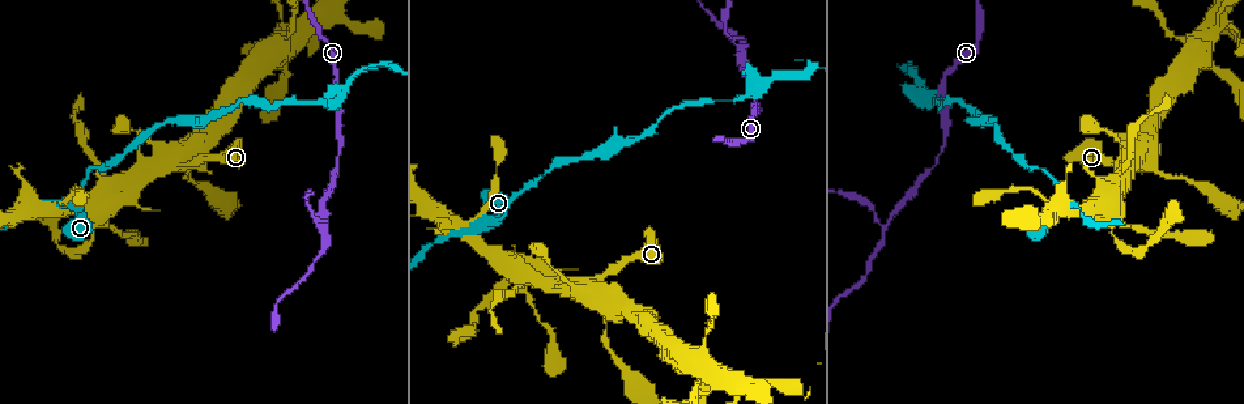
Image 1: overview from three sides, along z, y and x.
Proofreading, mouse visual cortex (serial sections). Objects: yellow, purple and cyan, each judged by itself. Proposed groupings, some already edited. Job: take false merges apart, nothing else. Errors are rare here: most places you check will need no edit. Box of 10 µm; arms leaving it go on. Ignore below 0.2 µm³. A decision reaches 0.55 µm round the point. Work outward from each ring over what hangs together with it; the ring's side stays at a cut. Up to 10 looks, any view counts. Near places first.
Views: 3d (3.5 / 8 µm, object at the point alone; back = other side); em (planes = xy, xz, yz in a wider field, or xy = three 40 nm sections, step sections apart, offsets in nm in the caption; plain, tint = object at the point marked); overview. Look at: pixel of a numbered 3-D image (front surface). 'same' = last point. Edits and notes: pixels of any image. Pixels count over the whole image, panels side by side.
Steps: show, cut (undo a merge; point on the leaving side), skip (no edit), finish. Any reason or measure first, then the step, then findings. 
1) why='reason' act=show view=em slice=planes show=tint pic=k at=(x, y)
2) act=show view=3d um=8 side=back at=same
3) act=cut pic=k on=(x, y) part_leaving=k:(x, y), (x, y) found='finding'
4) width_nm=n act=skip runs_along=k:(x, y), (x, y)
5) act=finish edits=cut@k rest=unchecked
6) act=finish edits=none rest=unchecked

why='side arm on a straight run' act=show view=3d um=3.5 pic=1 at=(743, 54)

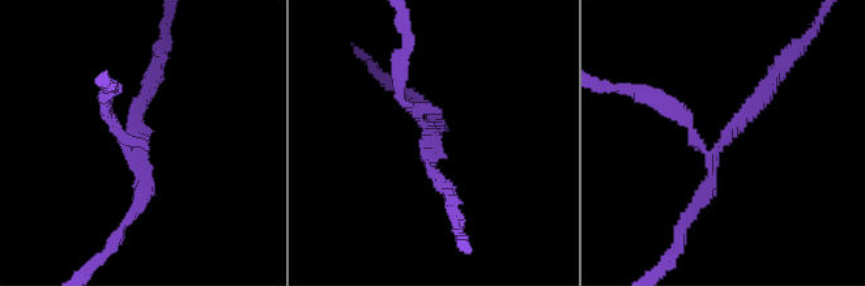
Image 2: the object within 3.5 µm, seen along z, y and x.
why='now the EM' act=show view=em slice=xy step=3 show=tint pic=2 at=(432, 136)

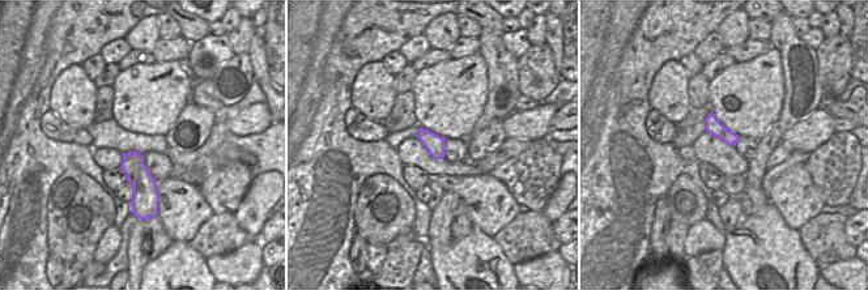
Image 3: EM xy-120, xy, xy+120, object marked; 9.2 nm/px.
act=show view=em slice=xy step=1 show=tint at=same

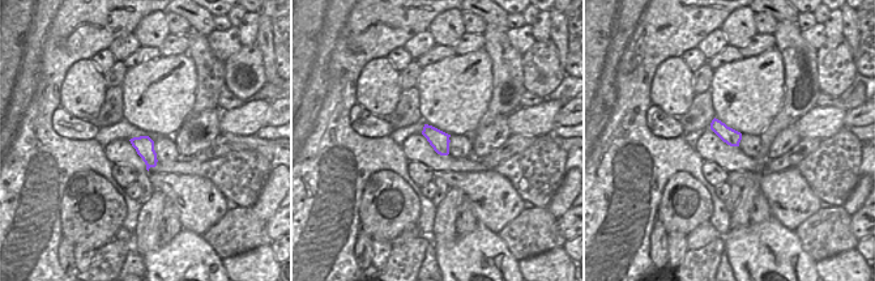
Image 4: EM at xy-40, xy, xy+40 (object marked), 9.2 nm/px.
arm_widths_nm=200,200,200 act=cut pic=2 on=(686, 114) part_leaving=2:(706, 149), (678, 110), (616, 89) found='a second cell is stuck on'

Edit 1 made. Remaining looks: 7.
why='see it whole again' act=show view=overview

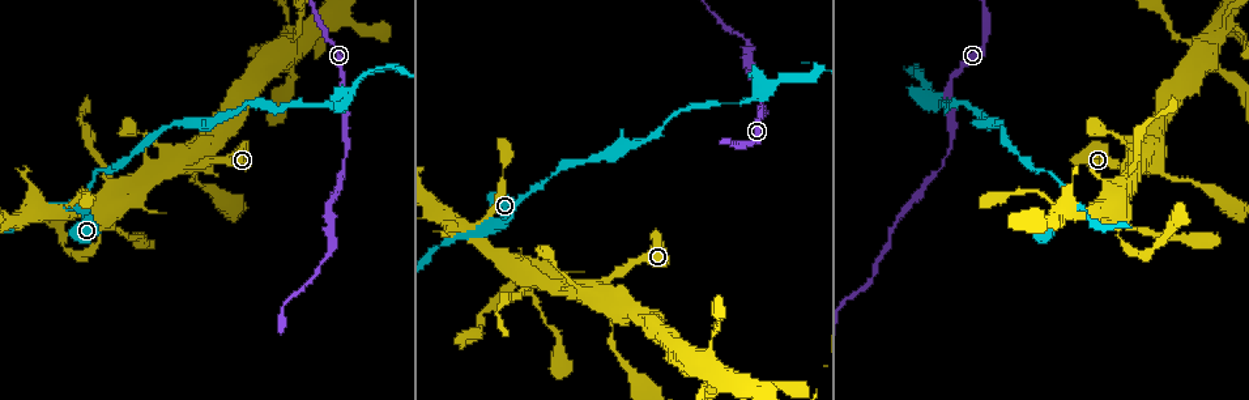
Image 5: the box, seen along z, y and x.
why='sharp bend' act=show view=3d um=3.5 pic=5 at=(89, 186)

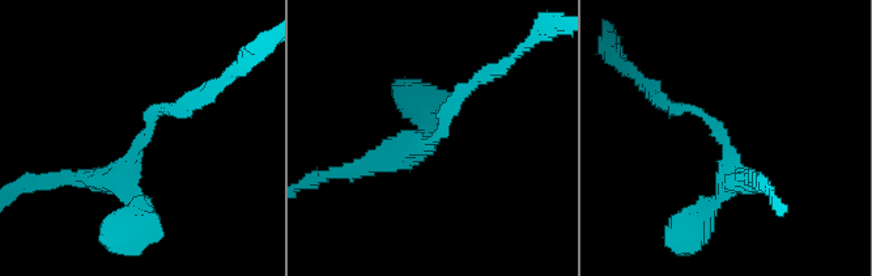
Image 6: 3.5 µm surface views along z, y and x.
act=show view=em slice=xy step=5 show=tint pic=6 at=(432, 136)

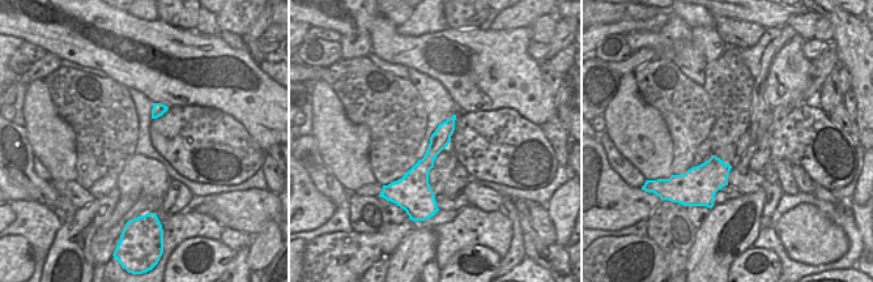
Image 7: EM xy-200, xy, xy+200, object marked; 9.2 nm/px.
act=skip runs_along=7:(451, 122), (422, 167), (428, 200) found='continuous, no second cell'

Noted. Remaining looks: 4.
why='sharp bend' act=show view=em slice=planes show=tint pic=5 at=(606, 299)

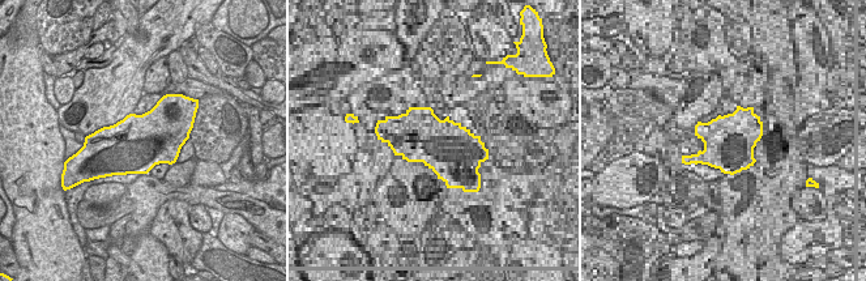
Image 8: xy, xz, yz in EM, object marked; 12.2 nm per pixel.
why='wider look' act=show view=3d um=3.5 side=back at=same

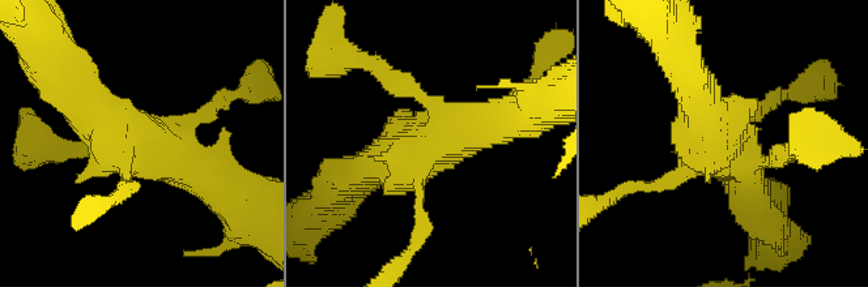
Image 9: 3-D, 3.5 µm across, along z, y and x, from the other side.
act=skip runs_along=9:(788, 151), (735, 155), (702, 107) found='one cell here'

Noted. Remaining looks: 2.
act=finish edits=cut@2 rest=unchecked

